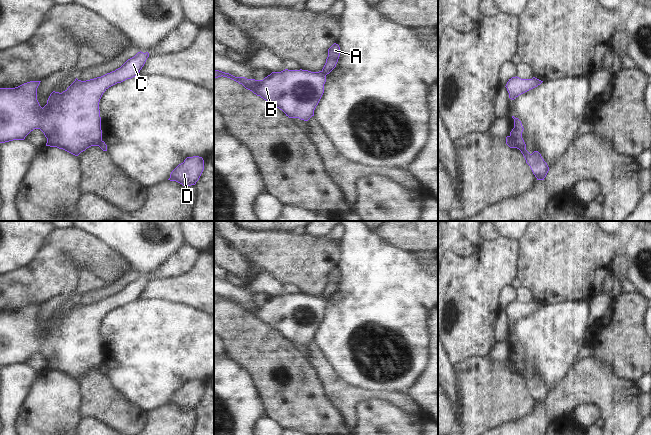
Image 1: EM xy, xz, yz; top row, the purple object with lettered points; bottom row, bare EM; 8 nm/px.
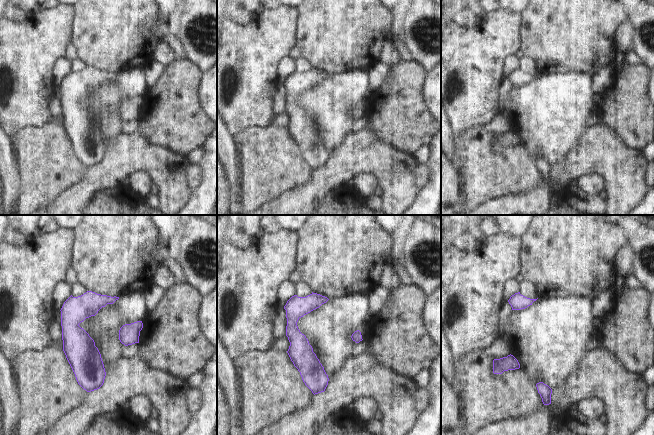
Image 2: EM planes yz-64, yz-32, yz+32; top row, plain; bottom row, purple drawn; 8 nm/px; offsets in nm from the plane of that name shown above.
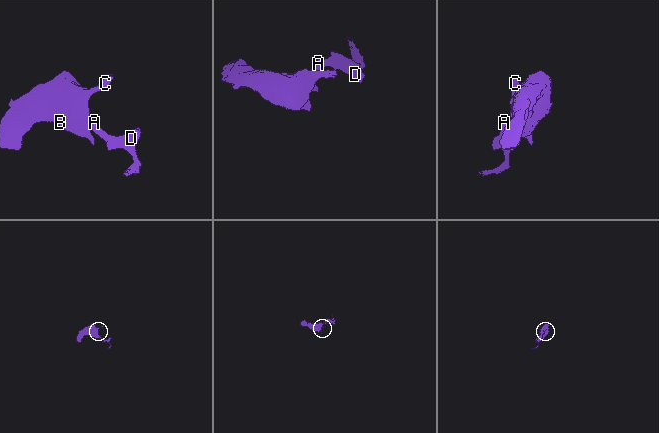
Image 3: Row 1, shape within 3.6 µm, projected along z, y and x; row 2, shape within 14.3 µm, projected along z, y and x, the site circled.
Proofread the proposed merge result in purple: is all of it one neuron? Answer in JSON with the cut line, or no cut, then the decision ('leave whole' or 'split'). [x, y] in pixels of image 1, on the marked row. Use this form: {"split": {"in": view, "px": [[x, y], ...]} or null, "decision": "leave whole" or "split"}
{"split": {"in": "yz", "px": [[509, 136], [517, 147]]}, "decision": "split"}

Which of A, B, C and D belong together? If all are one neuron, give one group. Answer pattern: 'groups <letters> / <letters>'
groups A D / B C

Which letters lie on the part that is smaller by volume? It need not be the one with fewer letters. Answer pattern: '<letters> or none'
A, D

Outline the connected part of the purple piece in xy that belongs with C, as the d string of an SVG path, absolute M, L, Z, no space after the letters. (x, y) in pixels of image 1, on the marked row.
M138 52L120 68L101 77L81 81L77 78L62 93L53 91L42 108L37 100L37 88L41 81L30 81L15 88L0 88L0 143L24 140L34 129L40 129L47 138L46 146L63 149L75 156L91 146L99 146L102 140L99 102L111 86L139 74L149 53Z

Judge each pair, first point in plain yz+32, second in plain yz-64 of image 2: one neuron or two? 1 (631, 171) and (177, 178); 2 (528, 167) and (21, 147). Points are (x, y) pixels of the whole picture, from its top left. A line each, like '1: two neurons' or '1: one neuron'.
1: one neuron
2: one neuron

